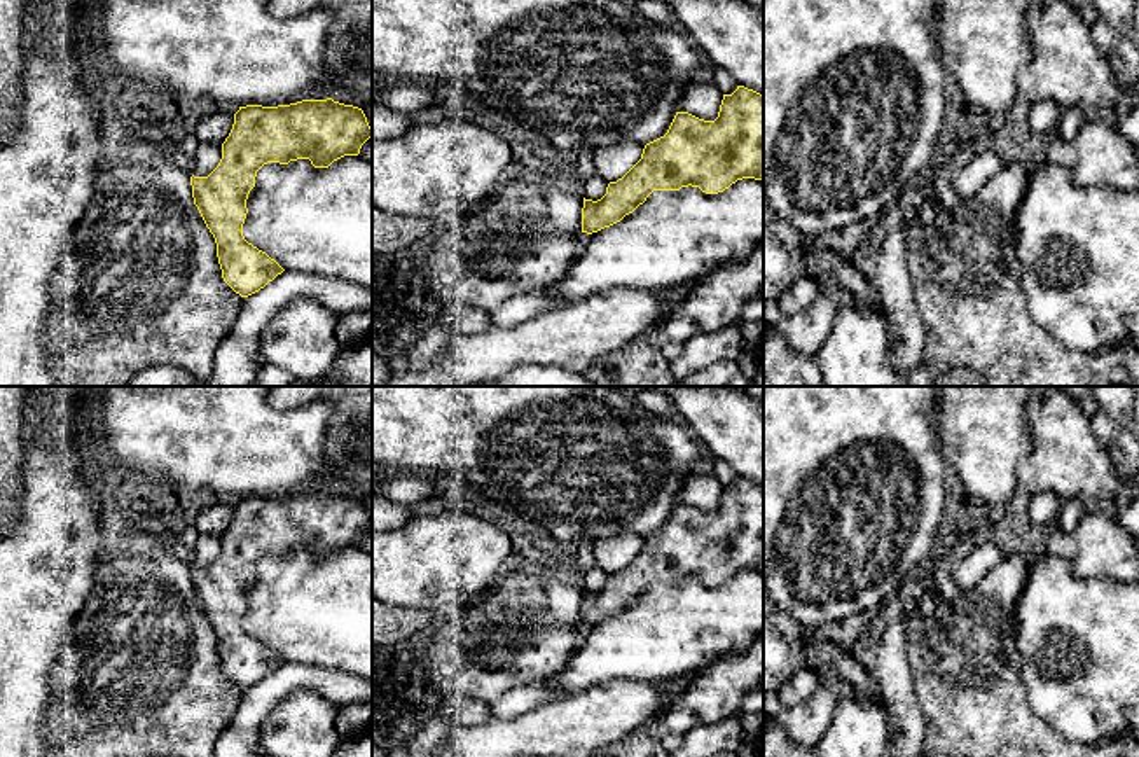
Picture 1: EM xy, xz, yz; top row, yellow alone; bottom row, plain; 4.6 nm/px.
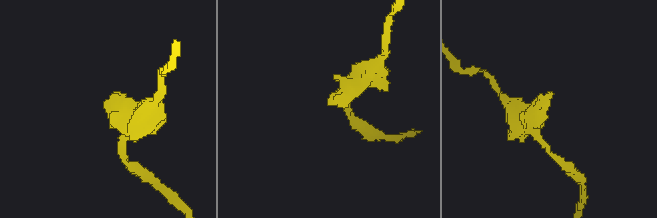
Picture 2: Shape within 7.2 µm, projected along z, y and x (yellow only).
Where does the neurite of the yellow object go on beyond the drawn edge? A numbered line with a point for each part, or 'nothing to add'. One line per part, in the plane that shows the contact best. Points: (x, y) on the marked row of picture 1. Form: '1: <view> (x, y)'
nothing to add

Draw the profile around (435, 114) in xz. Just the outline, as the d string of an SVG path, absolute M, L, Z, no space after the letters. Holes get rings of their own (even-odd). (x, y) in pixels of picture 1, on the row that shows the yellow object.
M435 103L428 108L411 114L412 124L440 124L456 117L458 115L447 110L442 103Z

